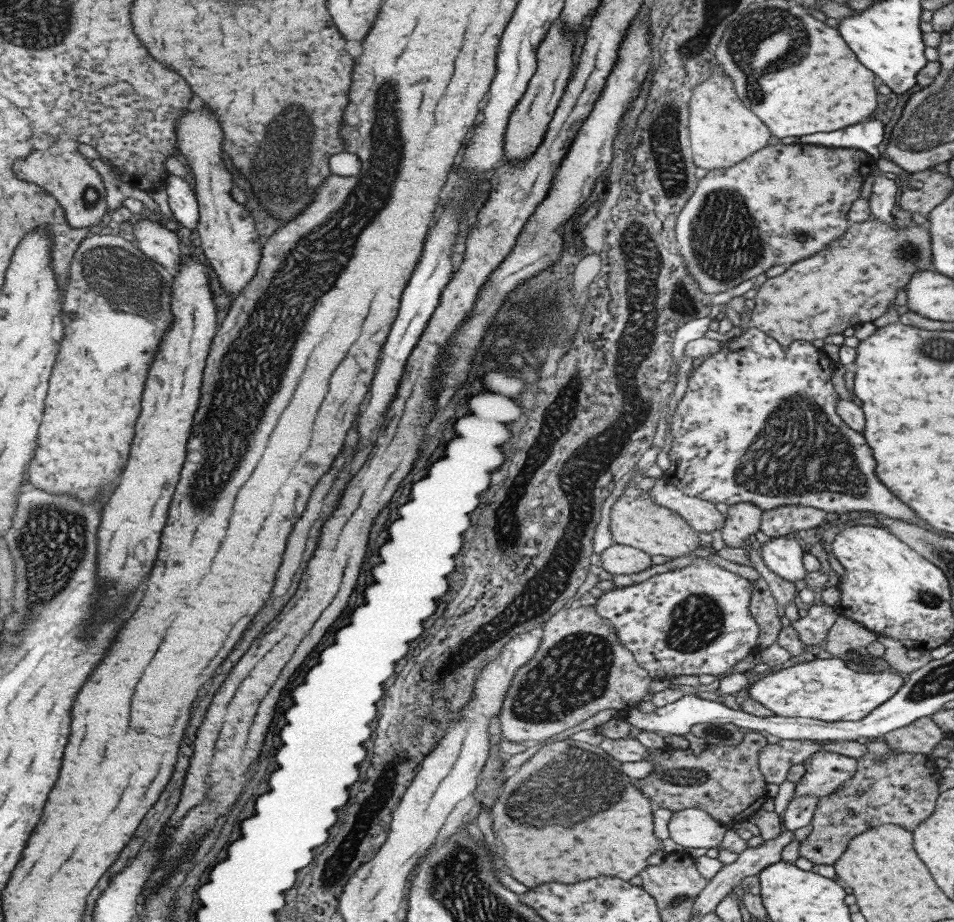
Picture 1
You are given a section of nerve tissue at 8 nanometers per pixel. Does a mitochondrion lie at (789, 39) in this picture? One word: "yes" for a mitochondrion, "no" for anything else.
yes

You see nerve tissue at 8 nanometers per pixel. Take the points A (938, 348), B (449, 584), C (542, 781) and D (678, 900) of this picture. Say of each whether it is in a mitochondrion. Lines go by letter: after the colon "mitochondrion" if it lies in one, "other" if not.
A: mitochondrion
B: other
C: mitochondrion
D: mitochondrion

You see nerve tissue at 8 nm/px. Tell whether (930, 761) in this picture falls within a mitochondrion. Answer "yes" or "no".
no

